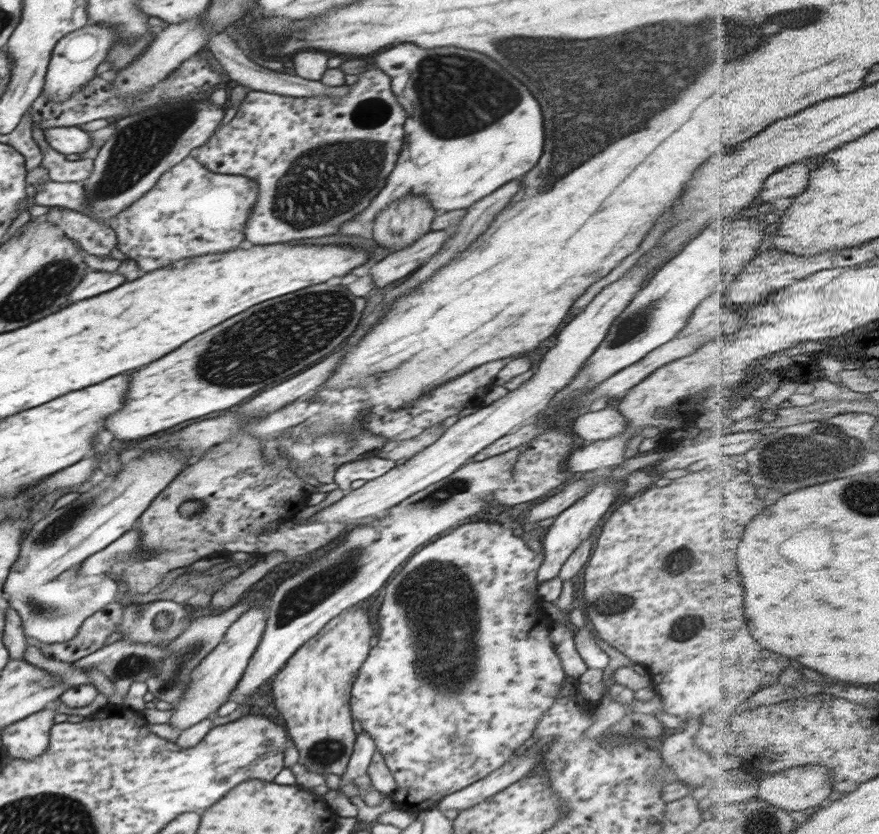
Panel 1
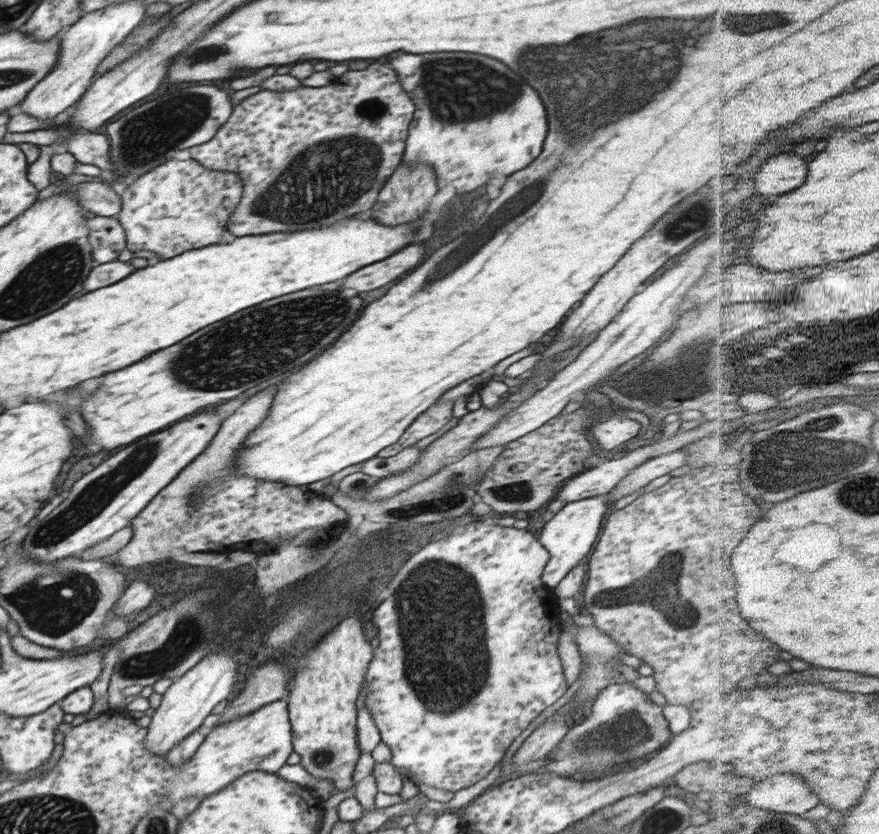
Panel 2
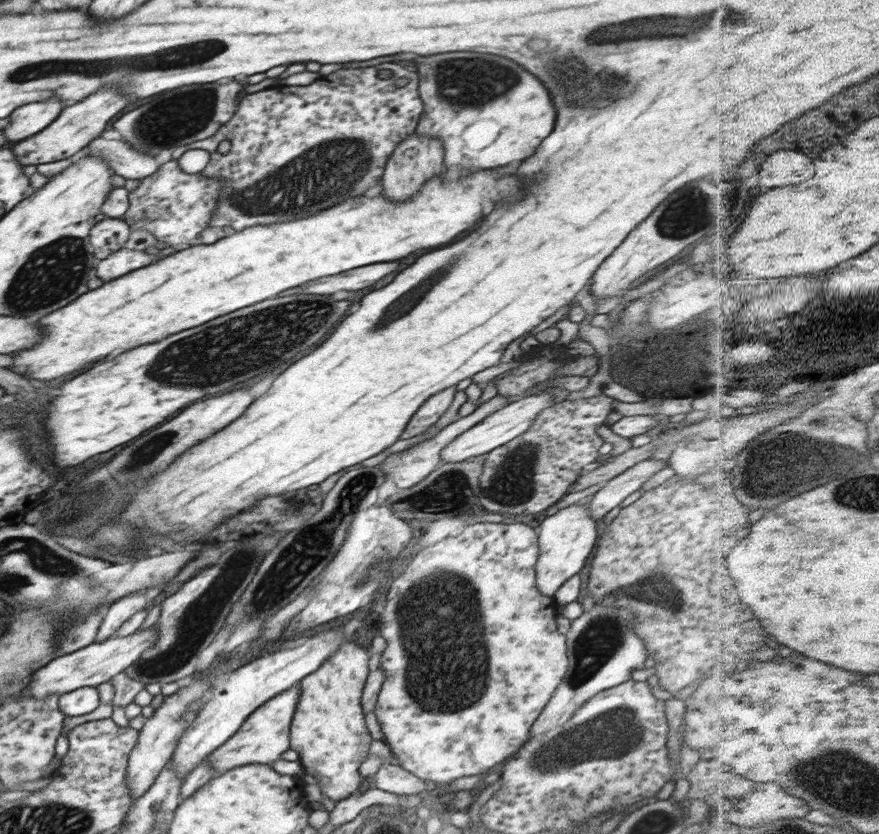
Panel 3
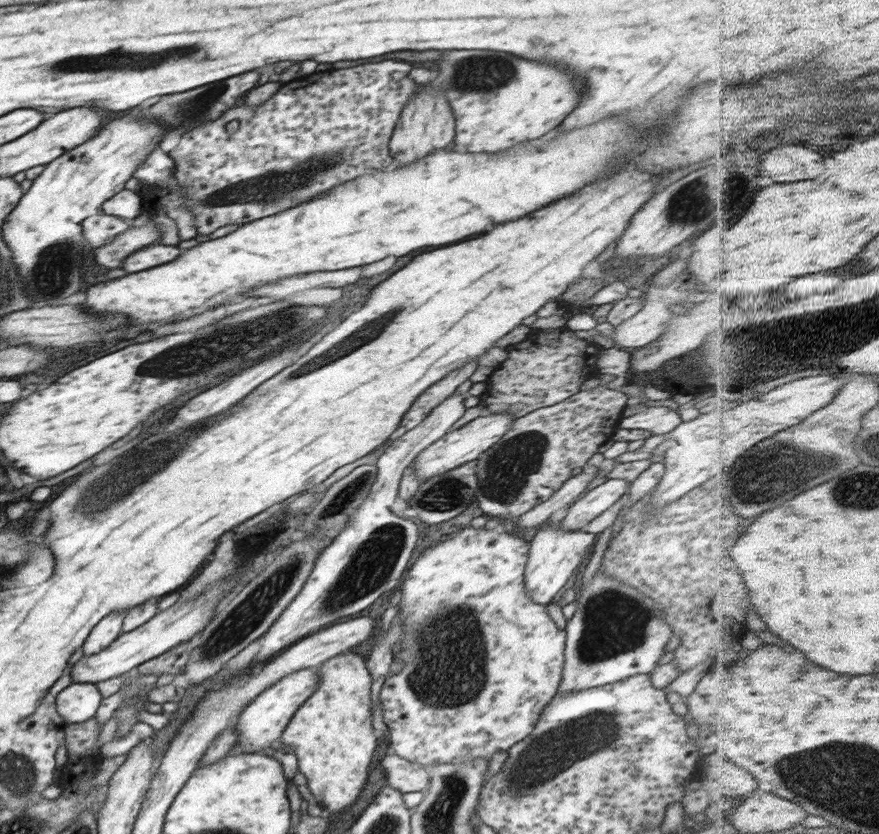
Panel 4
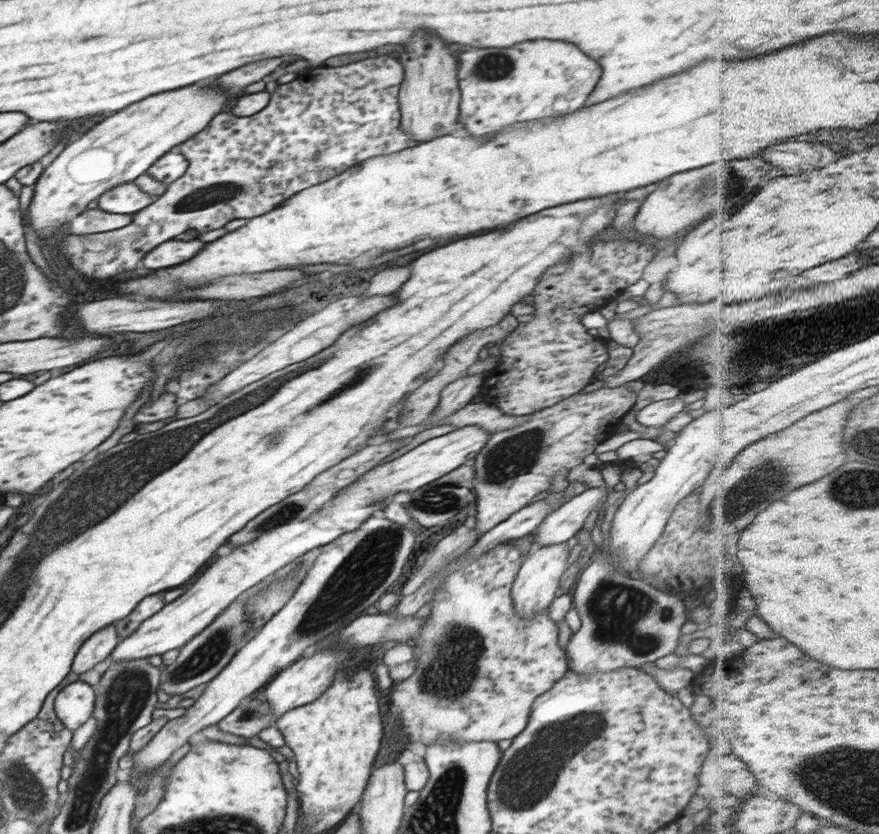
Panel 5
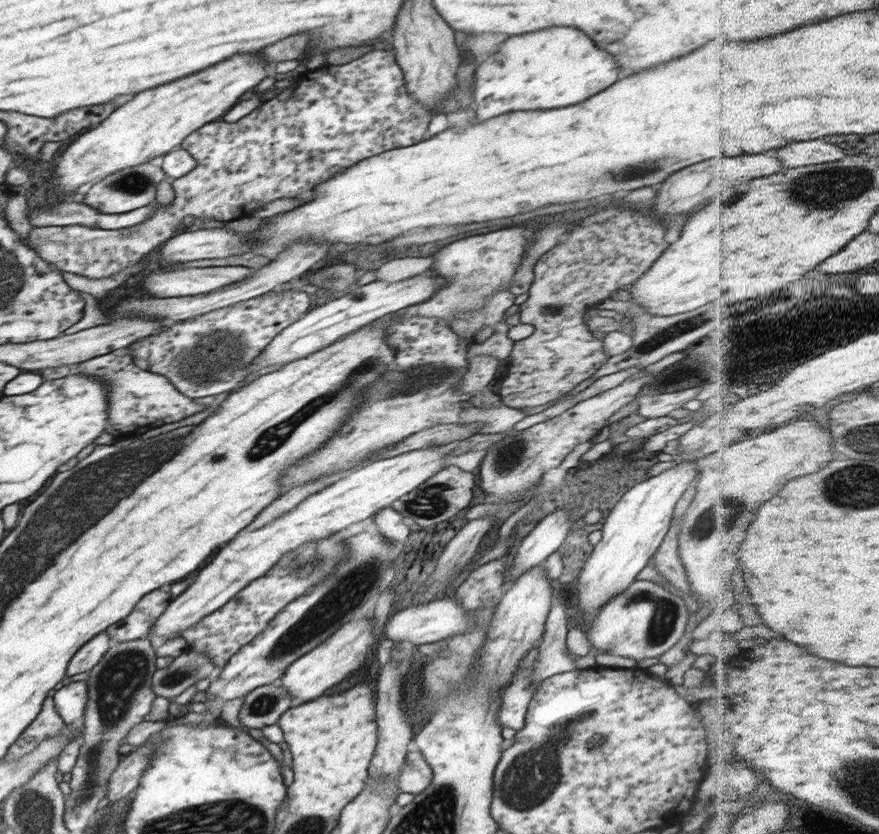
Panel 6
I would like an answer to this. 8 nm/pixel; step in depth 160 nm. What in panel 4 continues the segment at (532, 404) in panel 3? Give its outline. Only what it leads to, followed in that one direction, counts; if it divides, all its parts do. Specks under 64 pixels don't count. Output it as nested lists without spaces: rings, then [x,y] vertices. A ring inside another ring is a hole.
[[[485,412],[482,416],[468,422],[463,427],[447,432],[440,440],[422,449],[422,452],[415,456],[410,465],[414,467],[421,482],[424,482],[433,476],[447,473],[454,467],[462,466],[471,460],[477,460],[479,455],[494,446],[509,431],[510,425],[513,424],[515,419],[515,416],[510,412]]]

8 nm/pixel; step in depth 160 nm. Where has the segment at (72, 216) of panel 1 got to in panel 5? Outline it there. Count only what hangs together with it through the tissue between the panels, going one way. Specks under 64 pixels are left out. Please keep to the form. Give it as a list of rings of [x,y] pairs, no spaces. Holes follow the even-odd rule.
[[[86,209],[71,220],[70,232],[76,235],[96,234],[124,228],[134,220],[134,214],[110,214],[100,209]]]

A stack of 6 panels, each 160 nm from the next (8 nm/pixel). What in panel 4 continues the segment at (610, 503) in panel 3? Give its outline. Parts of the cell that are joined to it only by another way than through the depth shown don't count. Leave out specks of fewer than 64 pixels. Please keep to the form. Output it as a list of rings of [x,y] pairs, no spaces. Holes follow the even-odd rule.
[[[608,479],[606,482],[586,493],[568,510],[556,519],[561,527],[568,531],[580,530],[590,524],[596,516],[606,512],[612,504],[619,500],[629,490],[629,482],[624,479]]]

